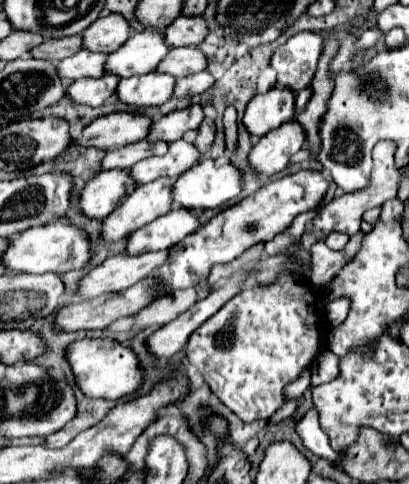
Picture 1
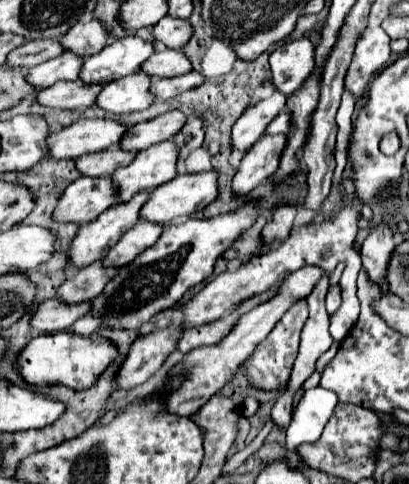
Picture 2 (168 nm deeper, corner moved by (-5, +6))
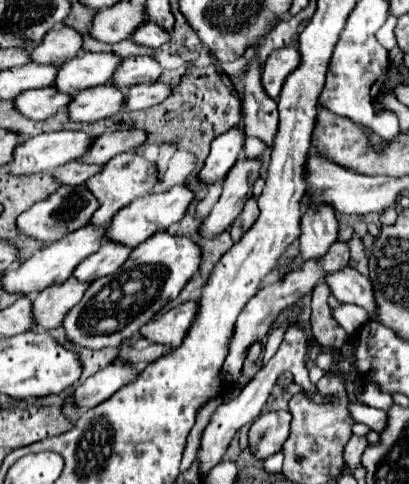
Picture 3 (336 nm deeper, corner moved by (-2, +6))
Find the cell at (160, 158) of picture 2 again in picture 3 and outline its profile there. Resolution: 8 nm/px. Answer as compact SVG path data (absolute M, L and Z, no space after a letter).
M126 151L126 153L120 153L118 157L110 159L100 173L92 175L90 179L86 179L86 189L98 199L100 207L98 211L92 215L90 223L96 225L96 227L106 227L112 217L124 207L128 205L130 201L138 199L138 197L144 197L150 193L150 189L154 187L156 183L156 165L154 163L148 163L144 157L136 155L134 151Z

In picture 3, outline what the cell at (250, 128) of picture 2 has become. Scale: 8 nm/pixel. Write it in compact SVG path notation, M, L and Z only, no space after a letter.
M232 129L230 133L216 137L210 155L206 157L202 169L198 171L198 181L204 185L220 183L230 171L230 167L236 163L236 155L242 151L242 143L242 129Z

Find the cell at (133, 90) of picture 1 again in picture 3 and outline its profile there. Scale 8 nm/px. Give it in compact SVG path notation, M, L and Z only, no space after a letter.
M98 85L94 89L84 89L76 93L66 107L68 119L74 123L94 123L112 117L122 109L122 91L114 85Z

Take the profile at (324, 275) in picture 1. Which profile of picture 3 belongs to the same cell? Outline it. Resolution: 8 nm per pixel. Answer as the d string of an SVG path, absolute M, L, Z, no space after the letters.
M266 411L256 417L248 431L248 447L254 459L264 461L278 453L290 433L288 411Z

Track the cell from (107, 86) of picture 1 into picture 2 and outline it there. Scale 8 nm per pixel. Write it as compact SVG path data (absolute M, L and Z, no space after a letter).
M81 79L77 81L59 81L57 85L51 85L49 89L41 89L37 93L37 101L41 105L57 107L57 109L85 109L91 107L97 101L97 95L101 93L103 85L89 85Z

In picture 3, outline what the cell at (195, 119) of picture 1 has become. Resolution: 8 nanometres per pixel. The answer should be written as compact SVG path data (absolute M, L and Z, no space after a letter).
M106 131L106 133L98 135L92 141L88 153L78 161L88 163L88 165L104 165L106 161L110 161L118 153L132 151L138 145L142 145L144 141L146 141L146 133L138 133L138 131Z

